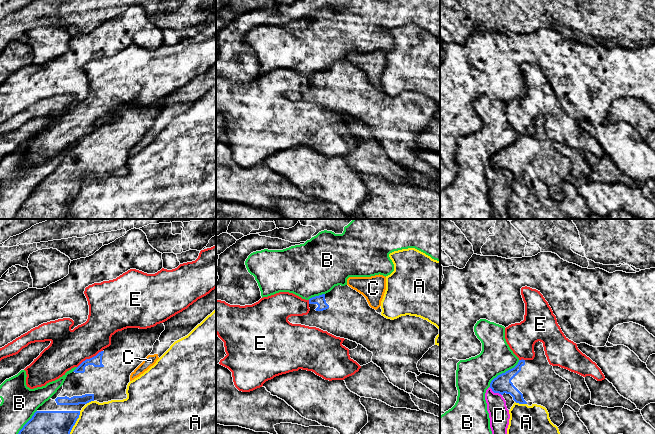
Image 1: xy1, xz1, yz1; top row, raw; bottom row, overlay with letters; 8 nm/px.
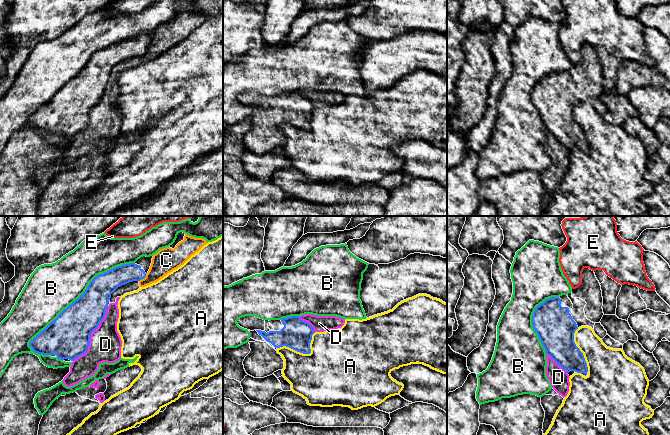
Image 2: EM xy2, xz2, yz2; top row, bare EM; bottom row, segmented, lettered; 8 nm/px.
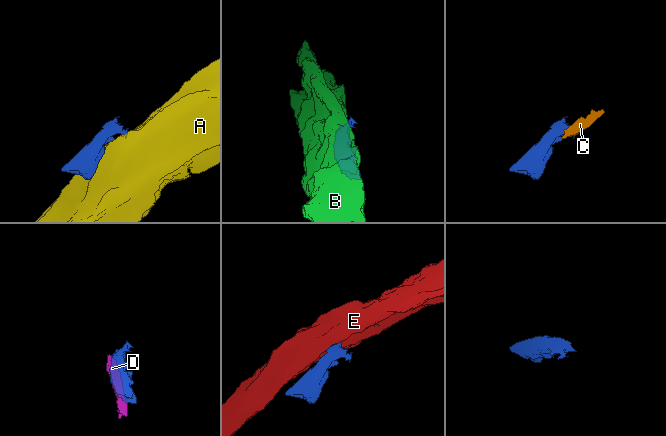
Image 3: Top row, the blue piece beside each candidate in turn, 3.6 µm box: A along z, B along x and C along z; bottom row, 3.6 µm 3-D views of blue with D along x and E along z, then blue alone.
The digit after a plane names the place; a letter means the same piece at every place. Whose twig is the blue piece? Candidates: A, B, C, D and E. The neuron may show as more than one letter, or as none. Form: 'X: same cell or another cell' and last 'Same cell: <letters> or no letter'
A: another cell
B: another cell
C: another cell
D: another cell
E: another cell
Same cell: no letter

